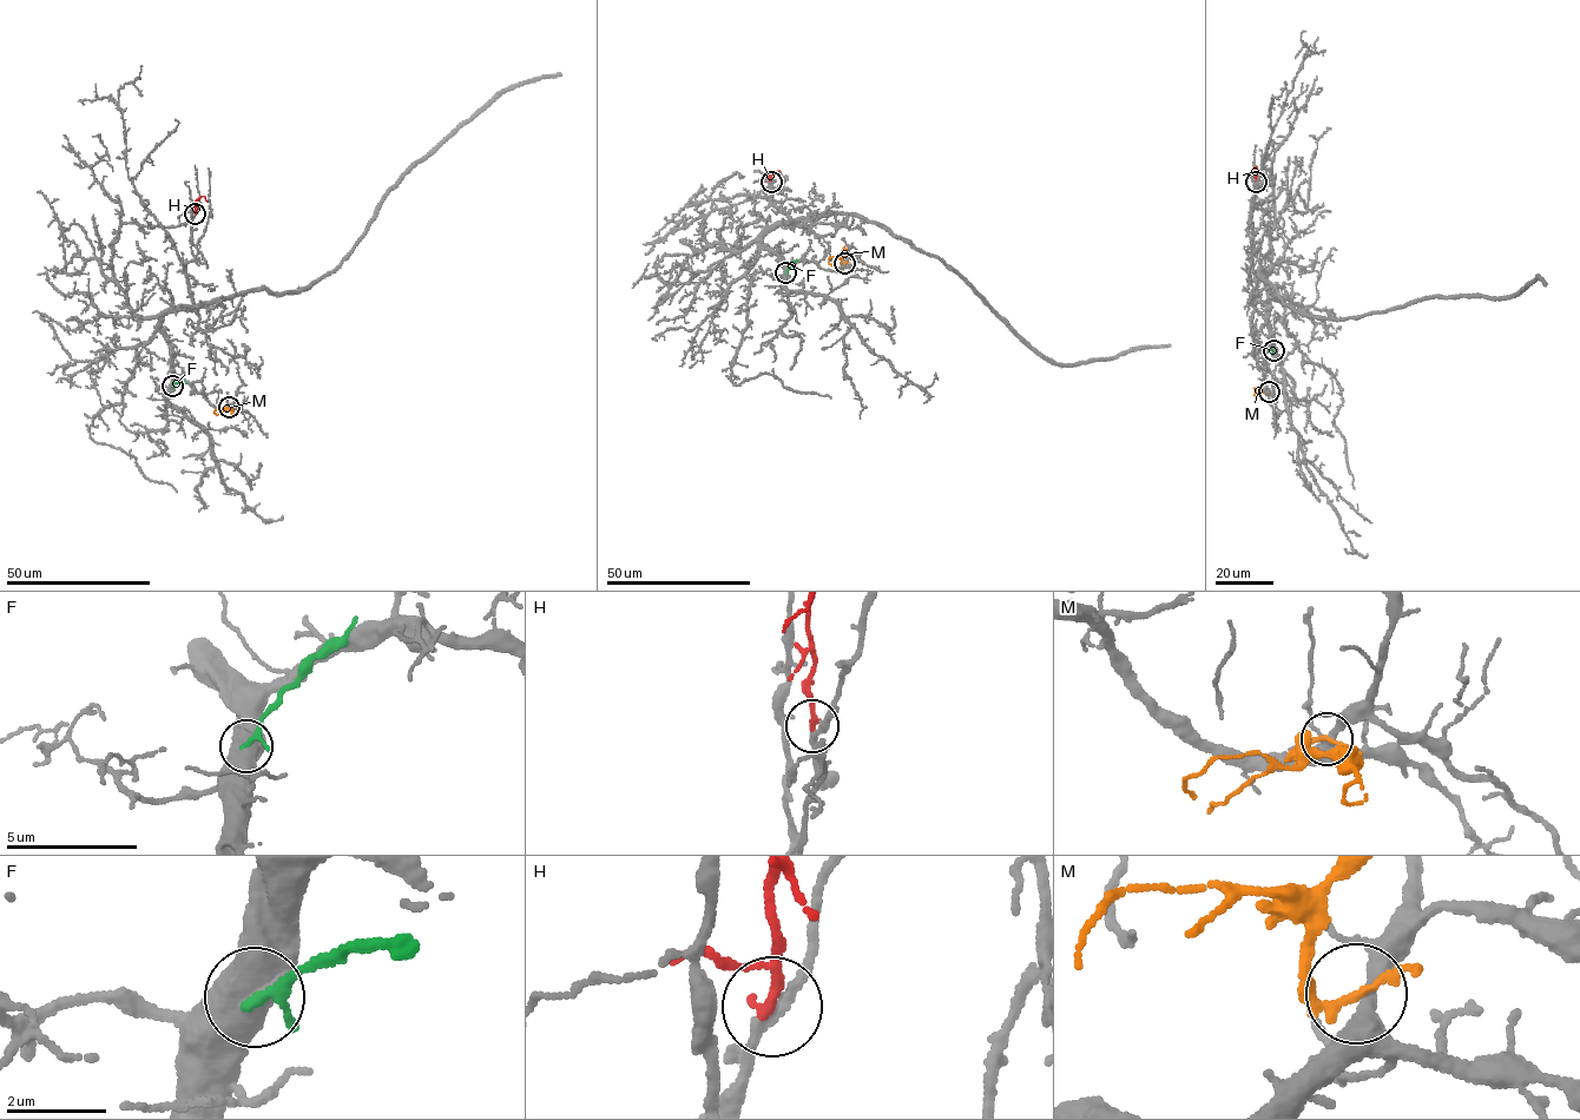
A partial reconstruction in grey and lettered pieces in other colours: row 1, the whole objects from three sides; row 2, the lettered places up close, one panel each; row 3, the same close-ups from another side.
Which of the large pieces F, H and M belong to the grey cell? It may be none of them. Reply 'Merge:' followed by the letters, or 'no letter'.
Merge: H

